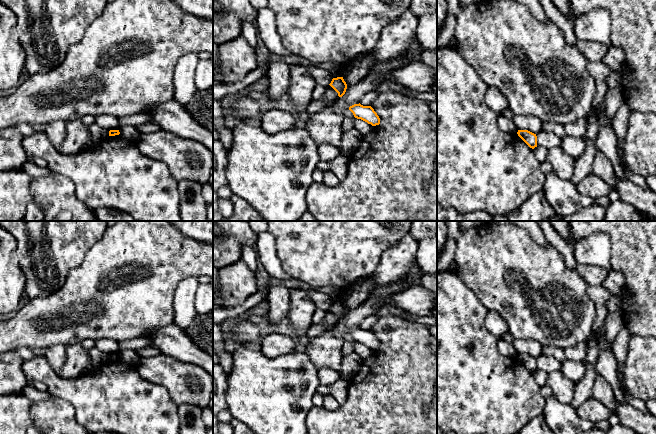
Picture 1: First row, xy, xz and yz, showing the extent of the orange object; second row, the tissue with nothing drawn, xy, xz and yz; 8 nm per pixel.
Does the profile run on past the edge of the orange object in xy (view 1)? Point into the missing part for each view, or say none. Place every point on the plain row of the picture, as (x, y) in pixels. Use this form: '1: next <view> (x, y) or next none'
1: next none

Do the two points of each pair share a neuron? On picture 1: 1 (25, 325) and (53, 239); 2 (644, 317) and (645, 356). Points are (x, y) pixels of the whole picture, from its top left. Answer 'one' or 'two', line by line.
1: two
2: two

